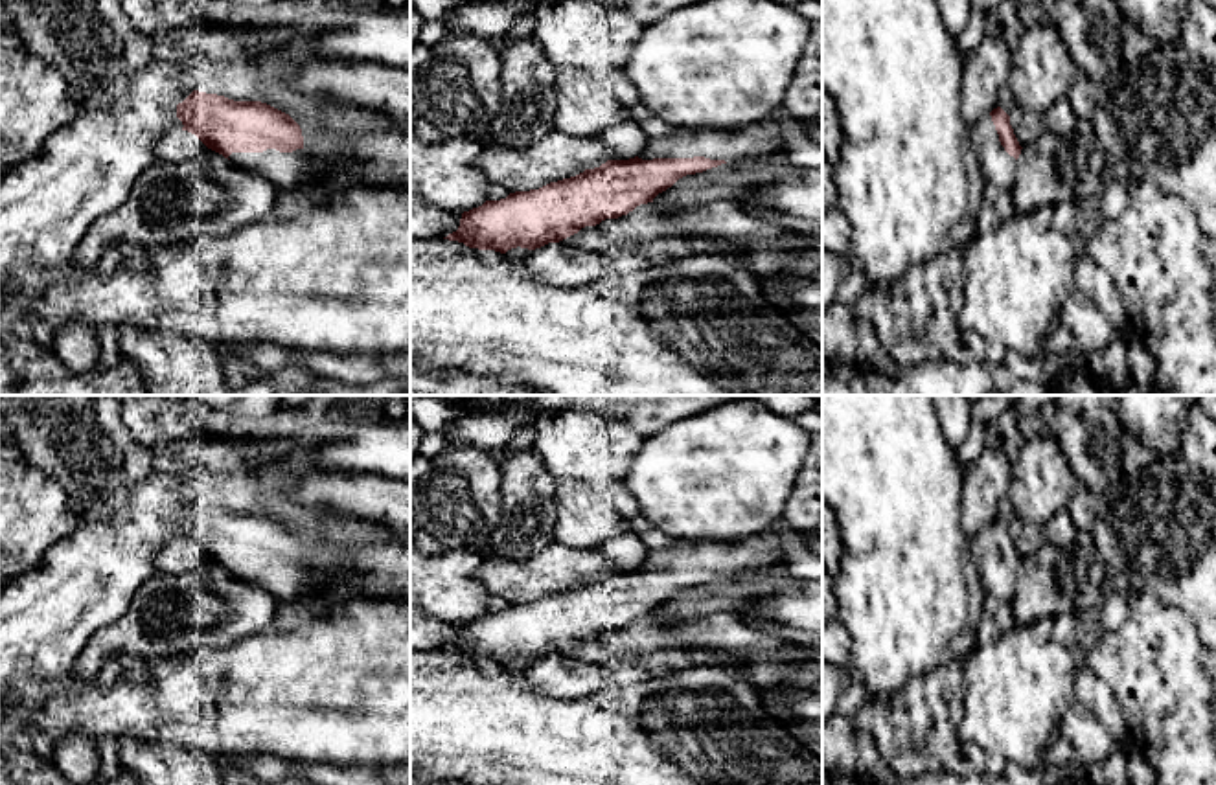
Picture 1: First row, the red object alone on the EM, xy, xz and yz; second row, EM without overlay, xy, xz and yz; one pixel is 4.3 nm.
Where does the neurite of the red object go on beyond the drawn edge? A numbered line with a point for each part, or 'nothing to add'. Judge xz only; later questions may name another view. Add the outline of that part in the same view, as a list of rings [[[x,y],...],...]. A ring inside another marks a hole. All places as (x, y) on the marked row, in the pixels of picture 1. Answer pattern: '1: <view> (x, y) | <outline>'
1: xz (760, 138) | [[[771,116],[732,131],[677,131],[671,136],[651,138],[638,158],[694,158],[743,160],[767,154],[786,154],[786,142],[780,123]]]

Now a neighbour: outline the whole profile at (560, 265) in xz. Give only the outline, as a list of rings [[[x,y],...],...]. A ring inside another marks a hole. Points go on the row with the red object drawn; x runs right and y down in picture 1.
[[[548,243],[535,248],[522,261],[522,267],[535,279],[554,287],[581,287],[596,283],[613,270],[613,257],[600,252],[572,248],[559,243]]]

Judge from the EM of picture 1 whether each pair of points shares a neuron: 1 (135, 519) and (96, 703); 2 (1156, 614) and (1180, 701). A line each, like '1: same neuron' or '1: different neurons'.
1: different neurons
2: same neuron

